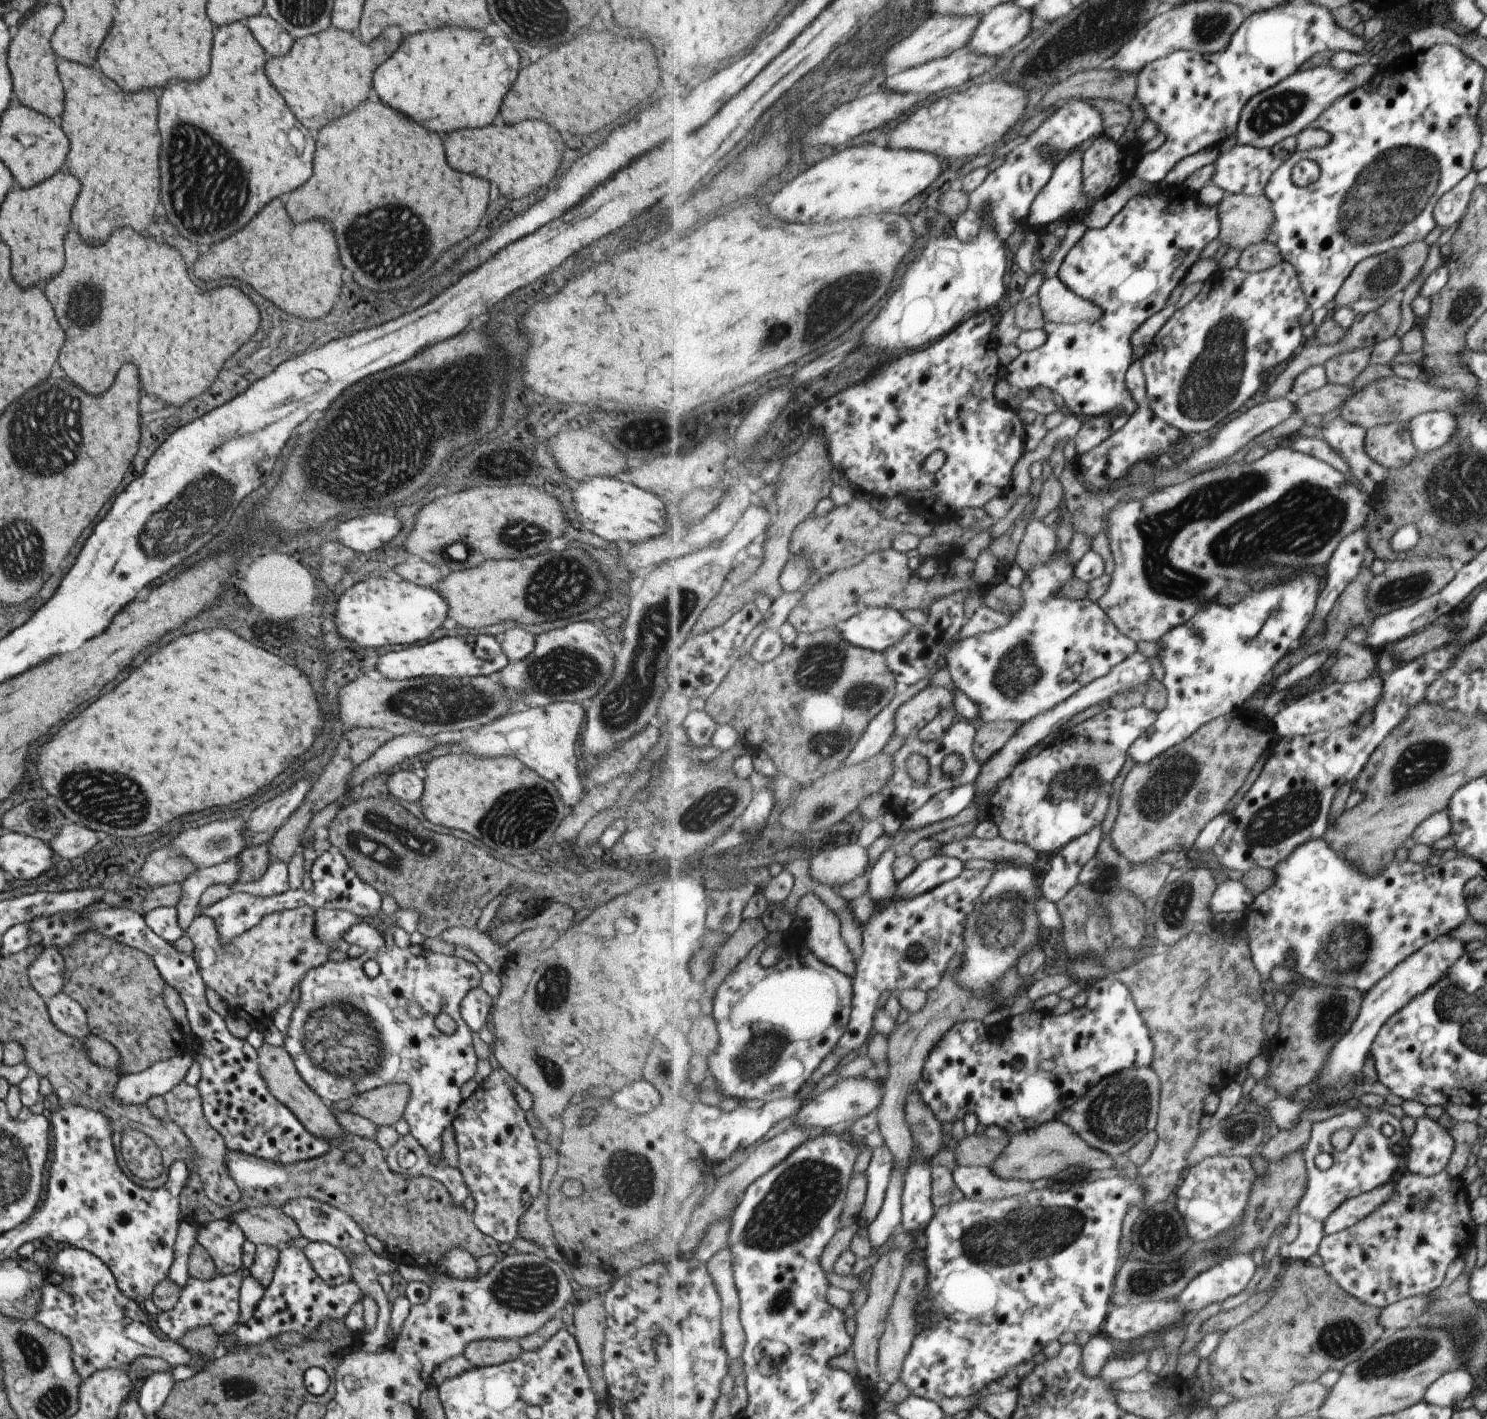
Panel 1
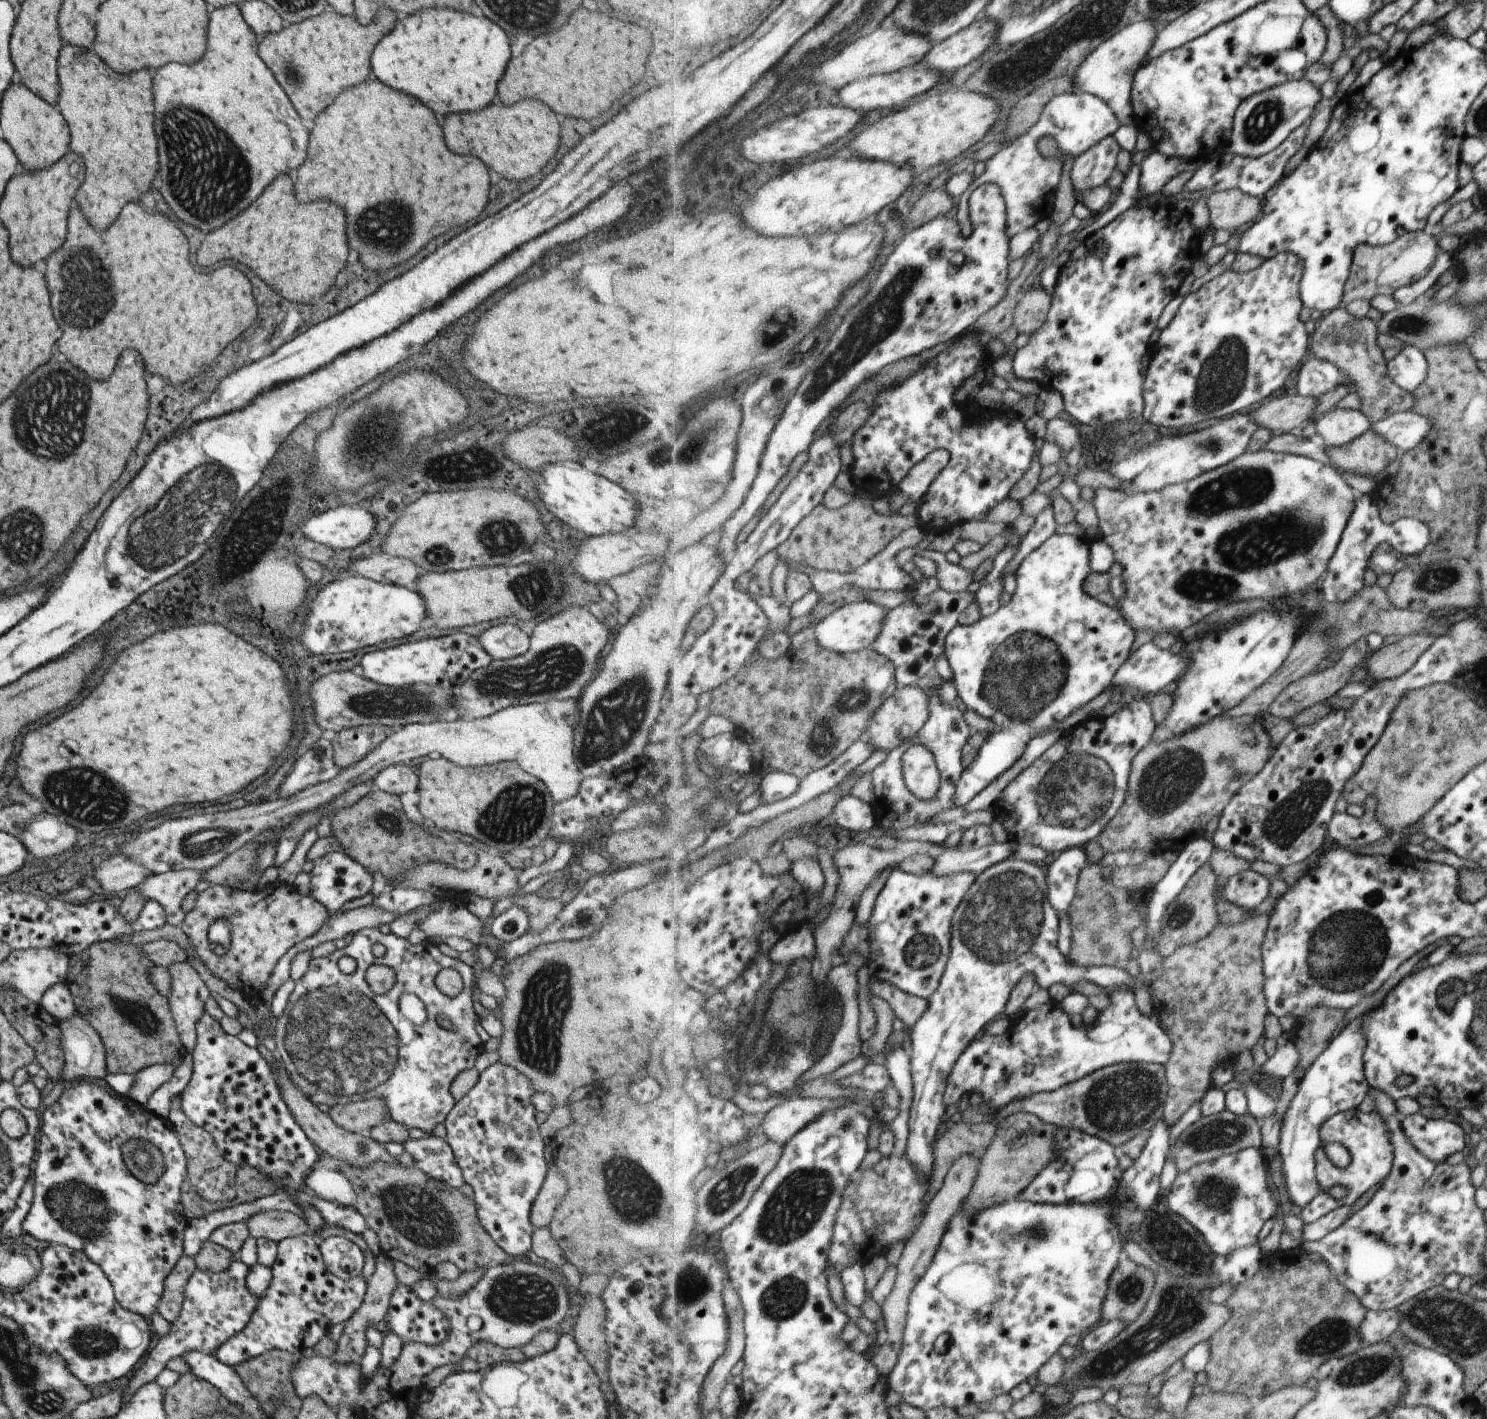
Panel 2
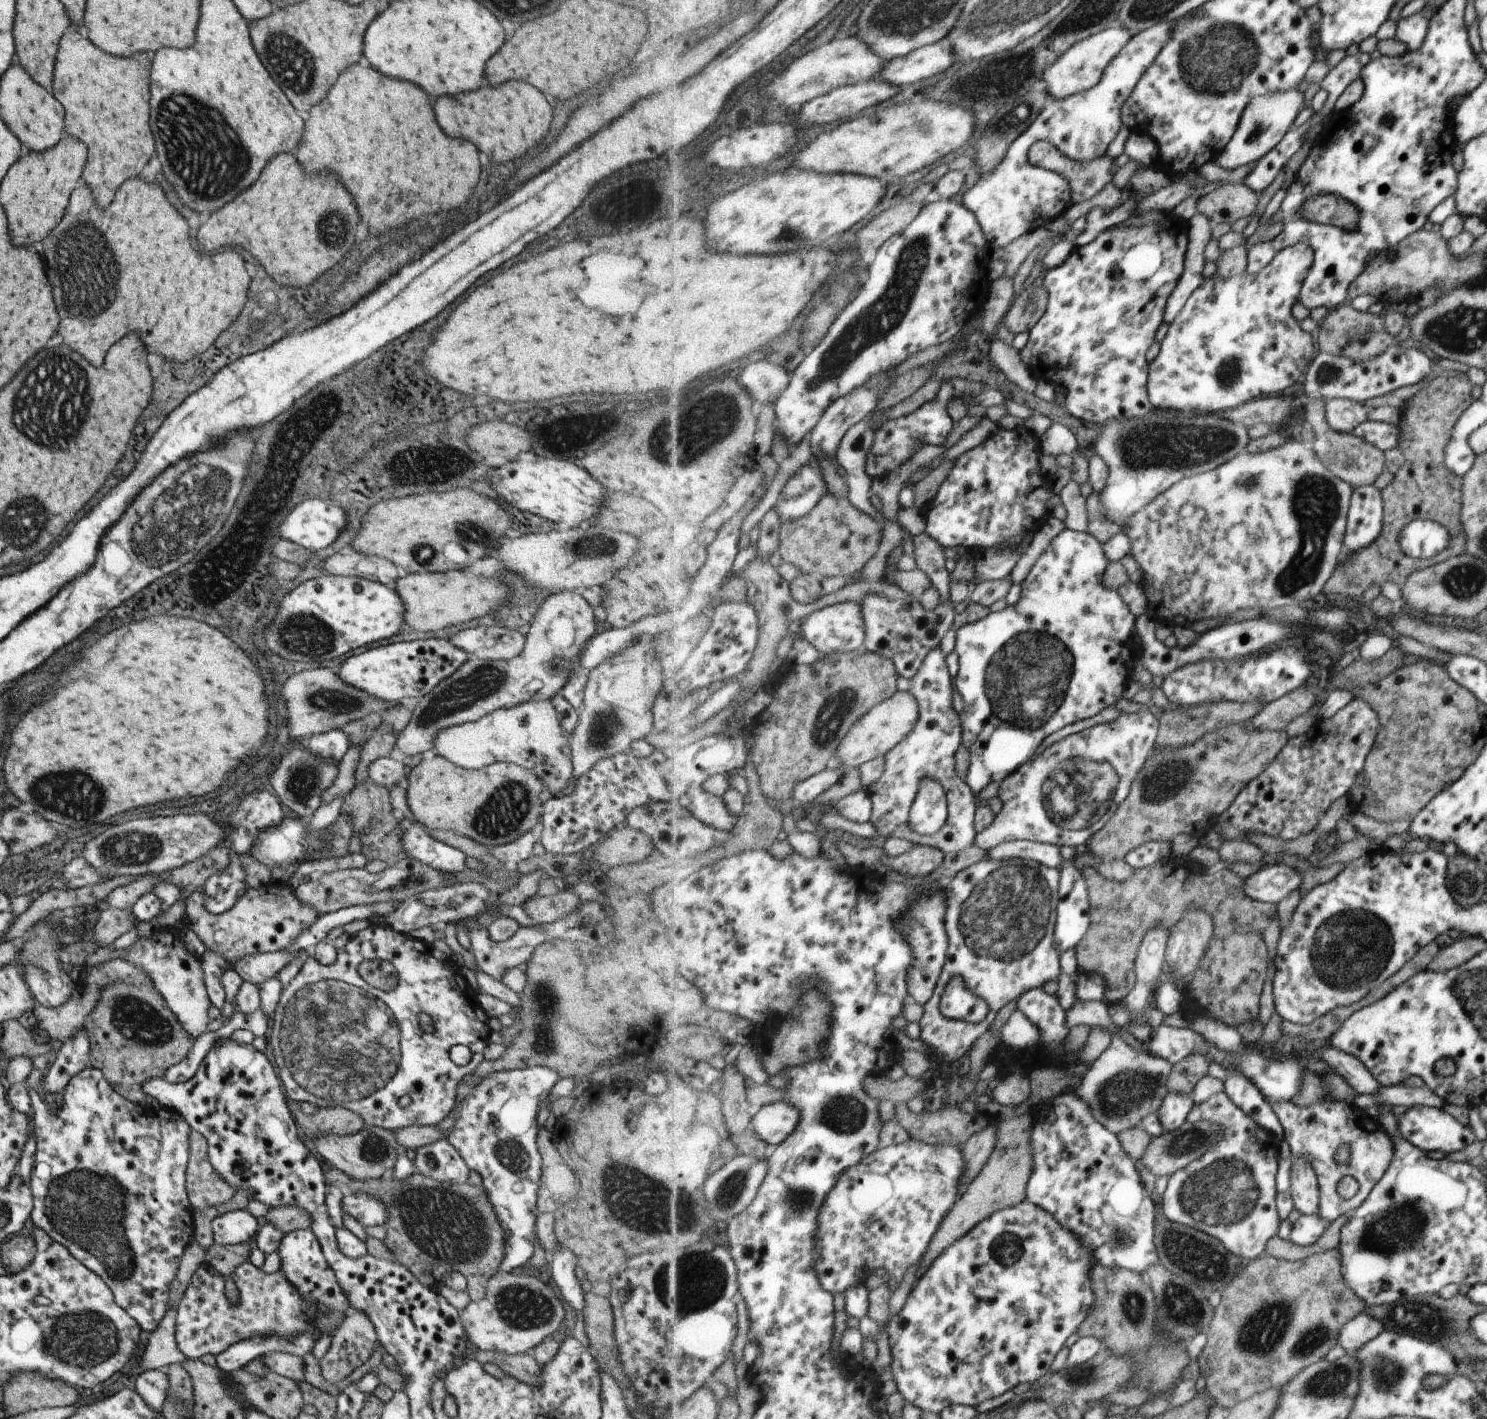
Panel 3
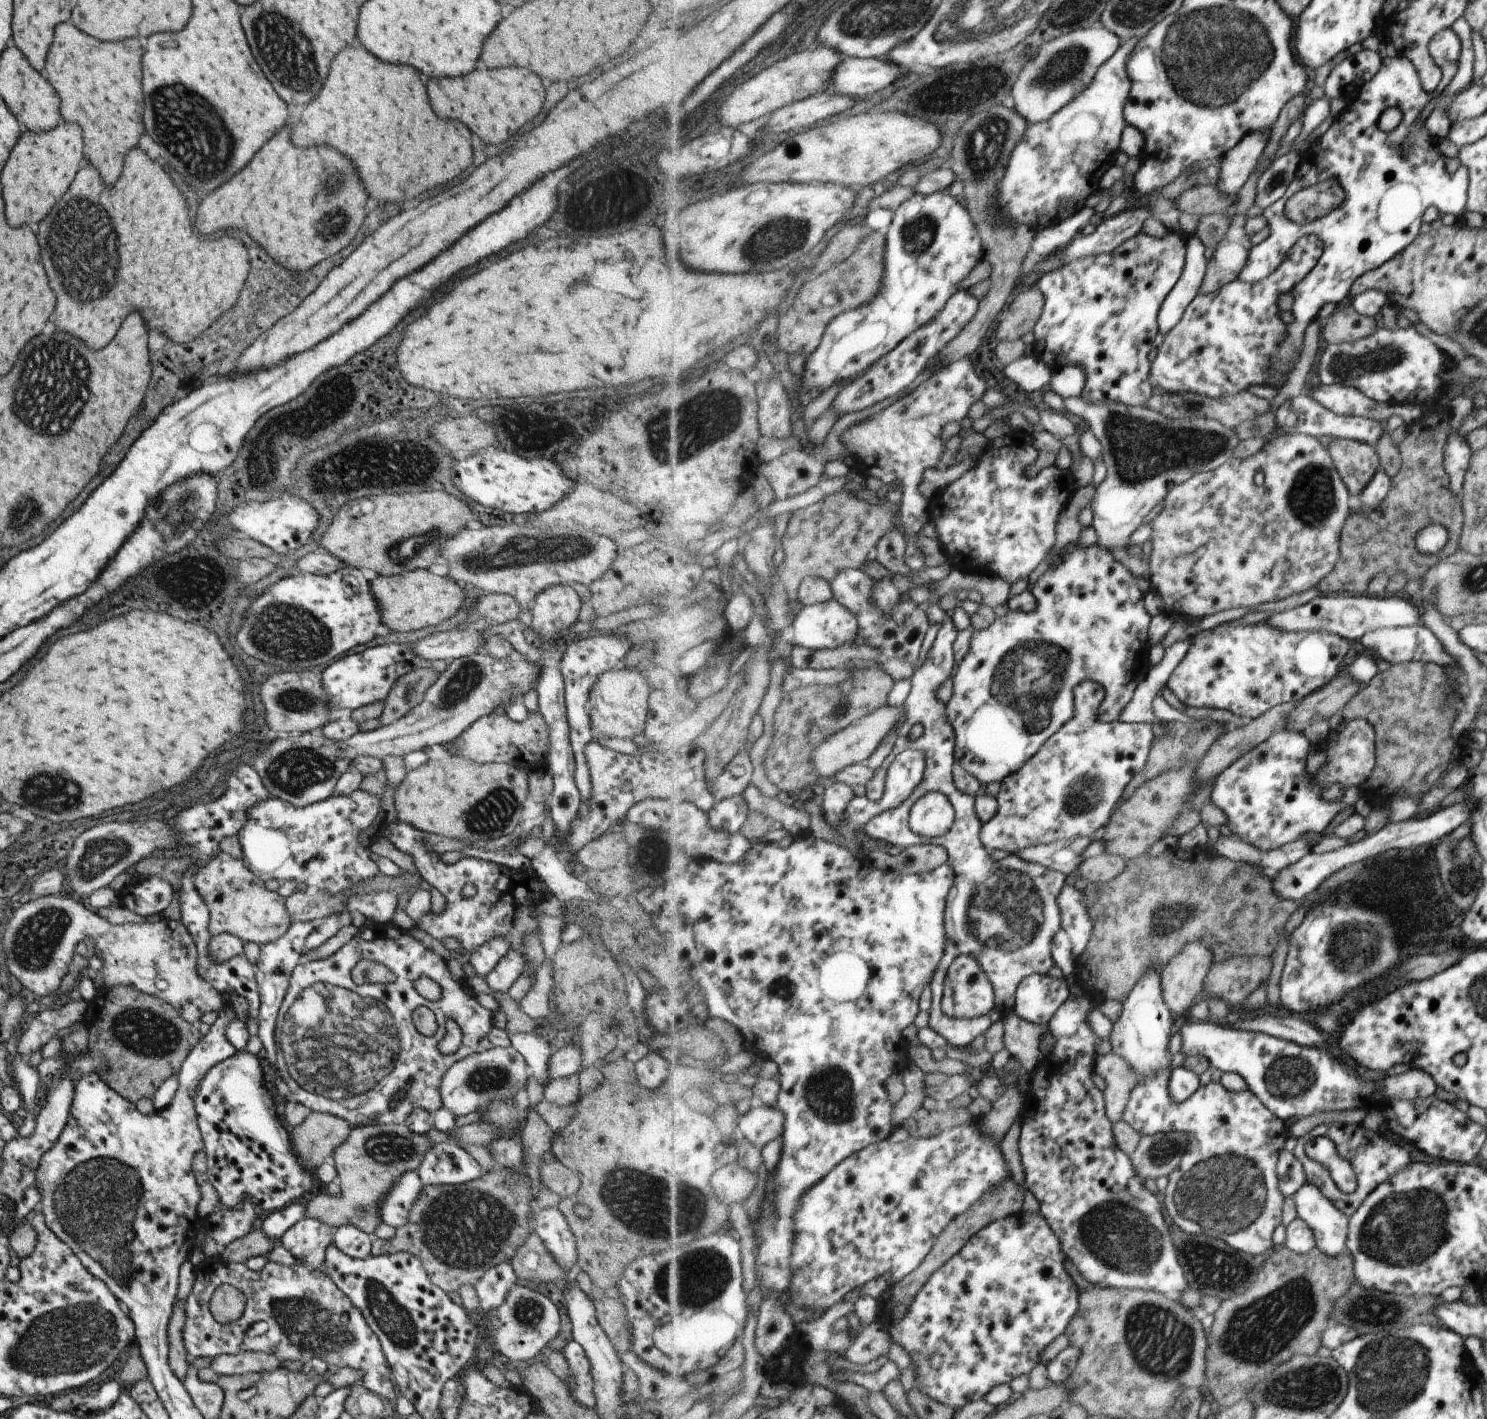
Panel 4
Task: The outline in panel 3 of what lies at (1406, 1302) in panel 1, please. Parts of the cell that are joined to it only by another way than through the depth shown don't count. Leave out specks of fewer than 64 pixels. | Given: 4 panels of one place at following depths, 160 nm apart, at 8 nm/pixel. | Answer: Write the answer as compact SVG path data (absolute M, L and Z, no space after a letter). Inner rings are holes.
M1361 1312L1341 1328L1338 1344L1347 1355L1353 1355L1383 1330L1385 1328L1382 1322L1375 1320L1369 1313Z

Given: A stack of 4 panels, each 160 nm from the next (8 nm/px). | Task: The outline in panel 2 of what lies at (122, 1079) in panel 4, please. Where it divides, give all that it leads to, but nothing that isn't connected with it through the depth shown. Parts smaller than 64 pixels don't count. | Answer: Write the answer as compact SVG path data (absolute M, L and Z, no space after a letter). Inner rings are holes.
M131 942L94 943L69 957L69 970L64 985L72 995L76 1014L93 1028L102 1042L105 1051L104 1066L108 1074L135 1075L149 1065L177 1062L186 1054L179 1041L167 999L157 993L147 978L151 966L154 964L147 960L141 948Z

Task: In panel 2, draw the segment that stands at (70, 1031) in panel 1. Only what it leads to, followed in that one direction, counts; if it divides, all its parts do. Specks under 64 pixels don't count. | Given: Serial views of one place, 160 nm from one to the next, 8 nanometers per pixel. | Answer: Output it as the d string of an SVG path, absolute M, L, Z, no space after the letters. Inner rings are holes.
M53 984L45 988L38 1004L53 1019L62 1024L70 1023L76 1014L72 995L64 984Z

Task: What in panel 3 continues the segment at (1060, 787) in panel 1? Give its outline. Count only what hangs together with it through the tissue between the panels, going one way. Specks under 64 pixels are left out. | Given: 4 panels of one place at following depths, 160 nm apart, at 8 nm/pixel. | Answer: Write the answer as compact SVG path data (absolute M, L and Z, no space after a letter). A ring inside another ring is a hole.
M1149 709L1138 710L1132 713L1123 713L1119 715L1114 721L1098 724L1084 731L1072 734L1067 738L1061 740L1061 742L1051 745L1045 752L1042 752L1036 759L1026 762L1023 766L1020 766L1019 770L1009 775L1004 781L999 791L999 798L1002 802L1001 812L996 815L996 820L993 824L983 832L977 835L977 846L985 851L991 850L994 846L1000 845L1002 842L1006 843L1014 840L1033 841L1038 843L1049 843L1050 845L1060 846L1083 846L1087 844L1089 838L1095 833L1099 833L1113 817L1116 816L1117 809L1124 800L1132 792L1132 784L1140 774L1140 770L1144 768L1144 764L1148 761L1148 758L1157 749L1158 737L1160 736L1160 719L1155 718L1155 714Z

